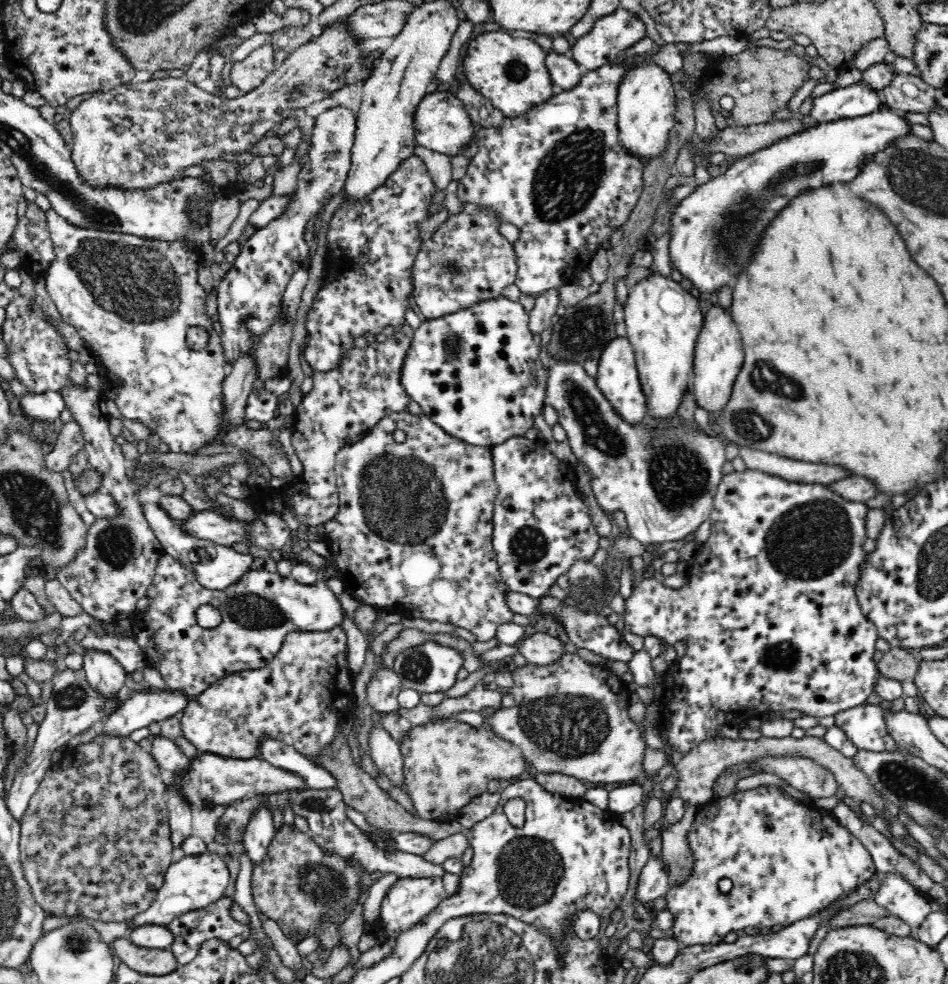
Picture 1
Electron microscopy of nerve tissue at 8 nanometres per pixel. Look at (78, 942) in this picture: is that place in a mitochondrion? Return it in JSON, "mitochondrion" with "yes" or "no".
{"mitochondrion":"yes"}

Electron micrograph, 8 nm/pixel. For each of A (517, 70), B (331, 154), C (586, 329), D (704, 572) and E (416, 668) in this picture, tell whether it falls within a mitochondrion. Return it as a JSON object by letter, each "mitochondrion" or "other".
{"A":"mitochondrion","B":"mitochondrion","C":"mitochondrion","D":"other","E":"mitochondrion"}

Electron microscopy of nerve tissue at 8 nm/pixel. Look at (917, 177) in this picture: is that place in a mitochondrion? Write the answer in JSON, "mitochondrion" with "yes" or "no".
{"mitochondrion":"yes"}

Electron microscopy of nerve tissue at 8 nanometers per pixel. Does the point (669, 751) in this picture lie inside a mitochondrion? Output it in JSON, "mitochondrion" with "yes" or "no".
{"mitochondrion":"no"}

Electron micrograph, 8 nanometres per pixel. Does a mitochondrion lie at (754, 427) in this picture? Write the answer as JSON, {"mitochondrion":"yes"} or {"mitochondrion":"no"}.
{"mitochondrion":"yes"}

